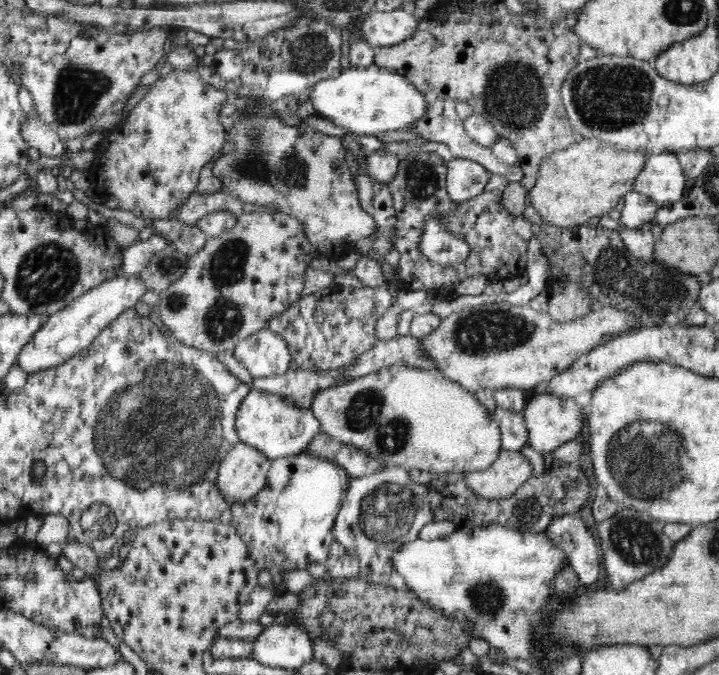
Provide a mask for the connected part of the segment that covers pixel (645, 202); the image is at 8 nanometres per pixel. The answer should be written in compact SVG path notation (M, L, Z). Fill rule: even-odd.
M638 192L624 196L624 207L620 223L628 229L638 229L650 222L659 209L659 205Z

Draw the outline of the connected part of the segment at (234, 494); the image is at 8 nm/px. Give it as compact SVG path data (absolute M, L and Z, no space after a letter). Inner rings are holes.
M241 440L220 459L217 489L227 504L246 504L267 488L270 469L268 457Z

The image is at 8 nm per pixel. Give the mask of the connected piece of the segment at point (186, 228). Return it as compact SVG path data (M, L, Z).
M154 220L155 229L164 238L172 240L173 247L192 256L206 246L209 237L201 232L196 225L178 220Z

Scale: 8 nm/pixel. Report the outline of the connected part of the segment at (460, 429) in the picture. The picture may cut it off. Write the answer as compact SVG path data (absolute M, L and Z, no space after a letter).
M404 365L382 368L340 385L315 390L311 410L320 422L321 431L345 445L373 454L376 460L387 466L407 471L428 471L439 476L487 470L503 450L502 433L494 414L488 412L474 393L458 388L442 373L441 378L432 378L433 373Z

